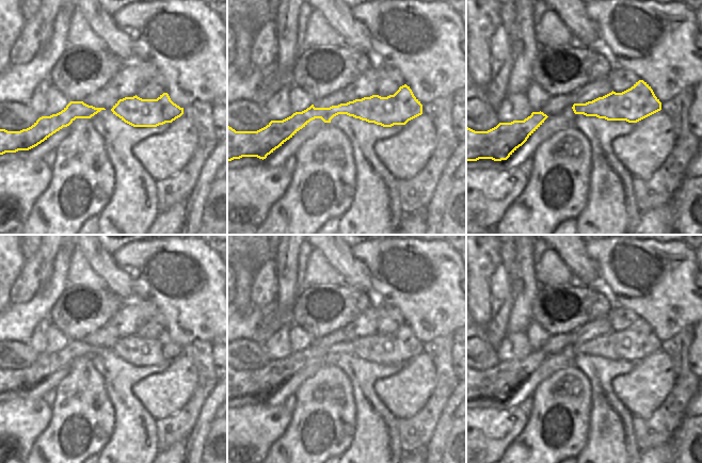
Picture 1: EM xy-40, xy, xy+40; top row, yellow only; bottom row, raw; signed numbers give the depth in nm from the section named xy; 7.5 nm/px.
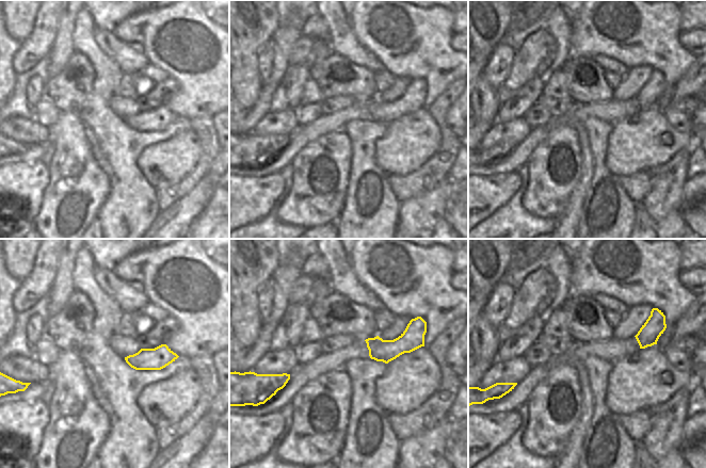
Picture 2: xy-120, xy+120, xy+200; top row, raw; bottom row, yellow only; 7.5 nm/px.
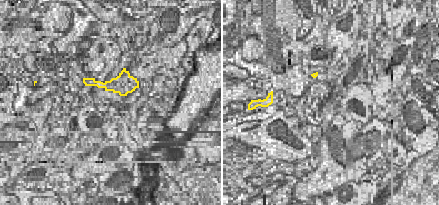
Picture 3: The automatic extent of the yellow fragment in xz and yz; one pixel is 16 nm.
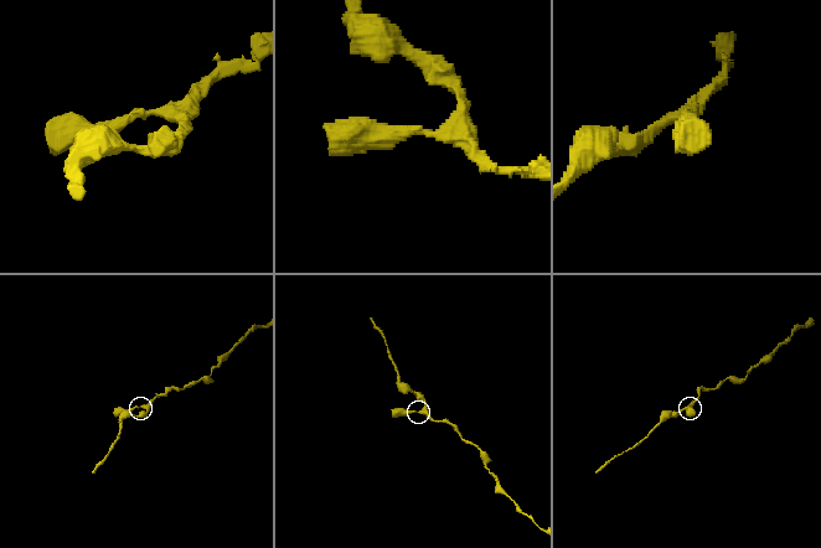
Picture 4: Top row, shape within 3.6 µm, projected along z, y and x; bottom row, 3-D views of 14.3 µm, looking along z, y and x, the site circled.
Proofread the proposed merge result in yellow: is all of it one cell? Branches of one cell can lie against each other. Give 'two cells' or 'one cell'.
one cell

